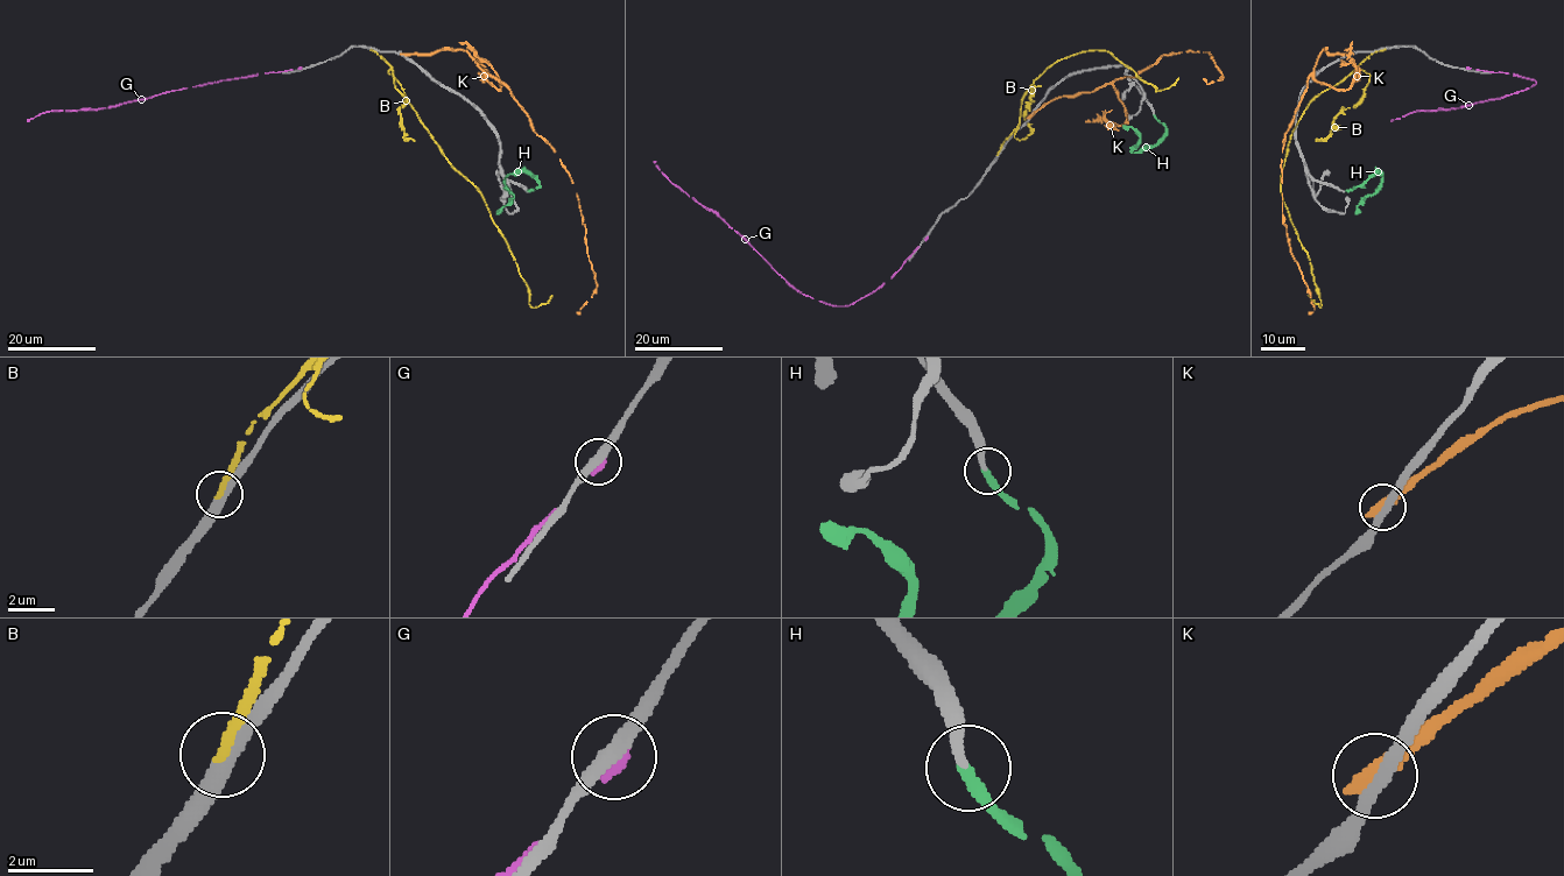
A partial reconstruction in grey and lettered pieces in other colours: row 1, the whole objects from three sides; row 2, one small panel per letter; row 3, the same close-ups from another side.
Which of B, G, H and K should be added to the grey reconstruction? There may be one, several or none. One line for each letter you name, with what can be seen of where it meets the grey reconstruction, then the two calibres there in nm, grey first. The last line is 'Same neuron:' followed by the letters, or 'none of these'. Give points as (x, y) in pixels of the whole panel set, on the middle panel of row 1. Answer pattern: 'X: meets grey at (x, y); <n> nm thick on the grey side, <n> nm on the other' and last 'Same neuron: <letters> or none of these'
H: meets grey at (1154, 115); 240 nm thick on the grey side, 320 nm on the other
Same neuron: H

